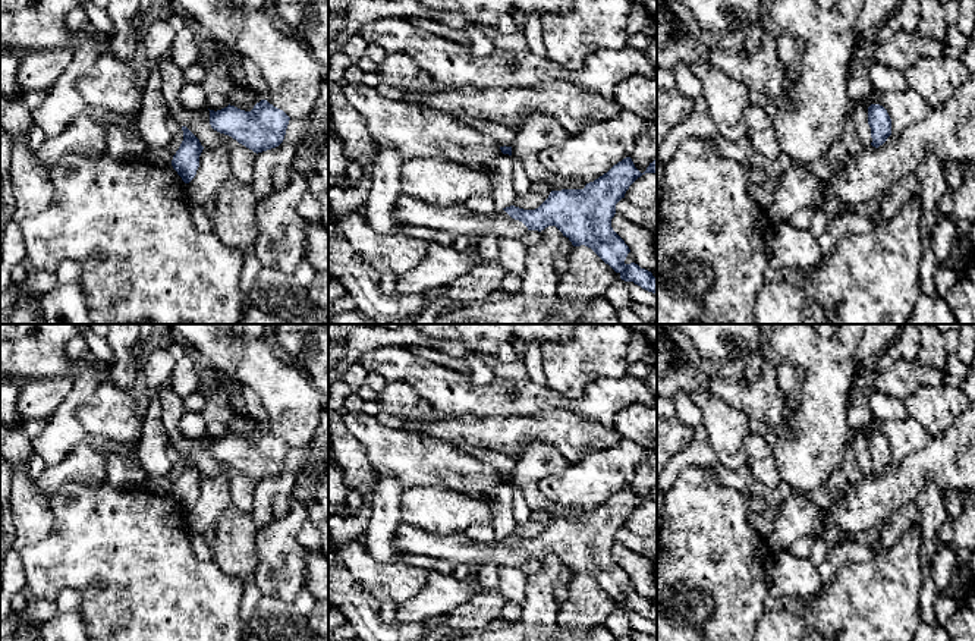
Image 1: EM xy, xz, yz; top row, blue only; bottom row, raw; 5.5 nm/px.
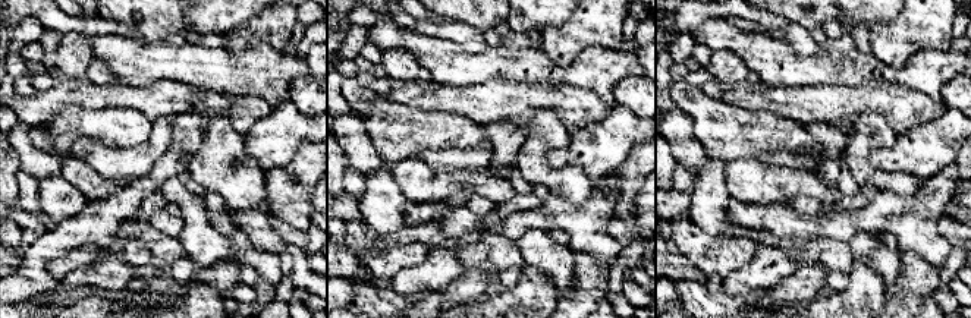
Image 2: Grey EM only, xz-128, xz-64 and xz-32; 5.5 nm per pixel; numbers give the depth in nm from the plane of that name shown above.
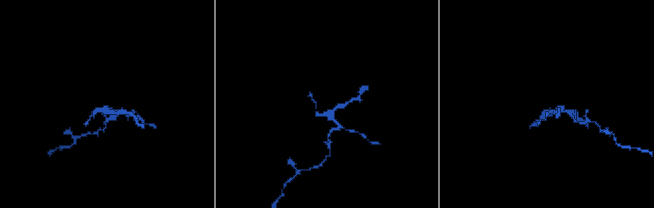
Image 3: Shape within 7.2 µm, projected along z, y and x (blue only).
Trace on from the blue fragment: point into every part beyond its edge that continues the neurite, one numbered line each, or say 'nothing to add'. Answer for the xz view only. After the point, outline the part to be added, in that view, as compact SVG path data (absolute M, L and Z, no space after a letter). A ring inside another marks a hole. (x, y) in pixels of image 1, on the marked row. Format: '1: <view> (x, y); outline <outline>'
1: xz (458, 220); outline M406 194L397 199L396 219L402 226L427 227L435 233L468 236L472 241L485 236L522 239L529 232L522 221L512 219L504 210L479 214L465 204L437 207Z

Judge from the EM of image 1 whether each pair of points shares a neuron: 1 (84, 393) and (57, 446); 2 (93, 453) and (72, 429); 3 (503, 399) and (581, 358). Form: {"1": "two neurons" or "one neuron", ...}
{"1": "one neuron", "2": "two neurons", "3": "two neurons"}

